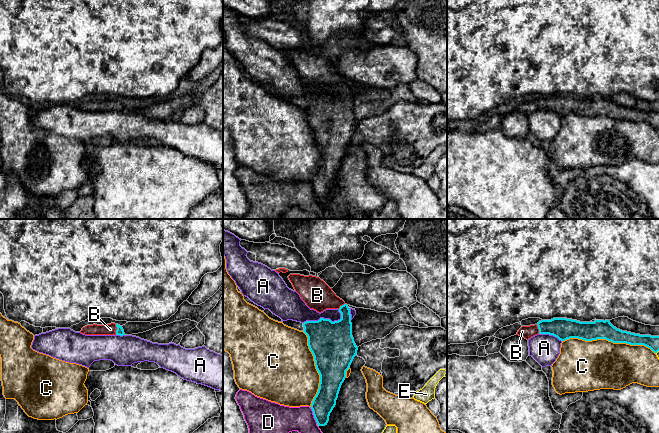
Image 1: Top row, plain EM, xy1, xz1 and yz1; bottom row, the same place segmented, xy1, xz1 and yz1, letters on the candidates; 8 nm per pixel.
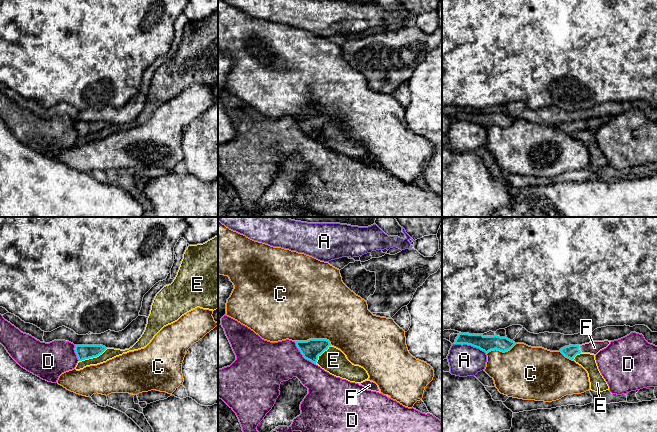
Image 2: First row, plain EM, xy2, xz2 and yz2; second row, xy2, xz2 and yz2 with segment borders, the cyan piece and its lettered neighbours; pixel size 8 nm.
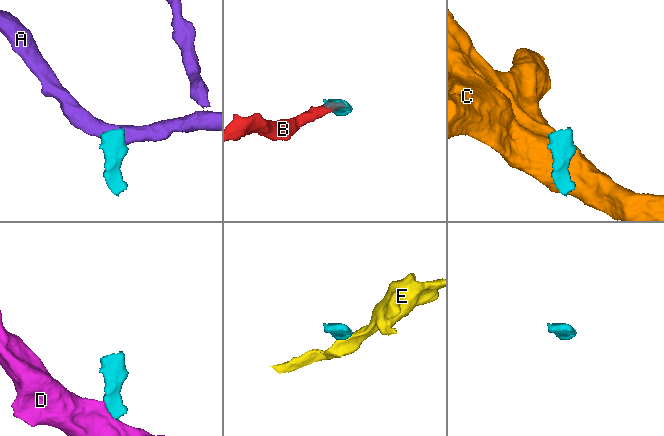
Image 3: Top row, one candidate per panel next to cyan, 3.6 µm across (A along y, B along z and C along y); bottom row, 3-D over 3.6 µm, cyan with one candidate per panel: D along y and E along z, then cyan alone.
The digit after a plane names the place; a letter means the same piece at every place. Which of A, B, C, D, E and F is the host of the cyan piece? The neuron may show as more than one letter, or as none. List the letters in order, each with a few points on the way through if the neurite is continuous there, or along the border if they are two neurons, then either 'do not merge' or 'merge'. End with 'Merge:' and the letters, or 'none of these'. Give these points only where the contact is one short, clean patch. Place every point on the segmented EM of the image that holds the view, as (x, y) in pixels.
A: along xz1 (341, 313), (337, 320), (319, 318), (303, 323) | do not merge
B: across xy1 (119, 331), (117, 329), (110, 329) | merge
C: do not merge
D: along xz2 (294, 341), (300, 353), (315, 364) | do not merge
E: along xy2 (107, 348), (96, 356), (79, 361) | do not merge
F: across yz2 (571, 351), (578, 349), (594, 347) | merge
Merge: B, F

